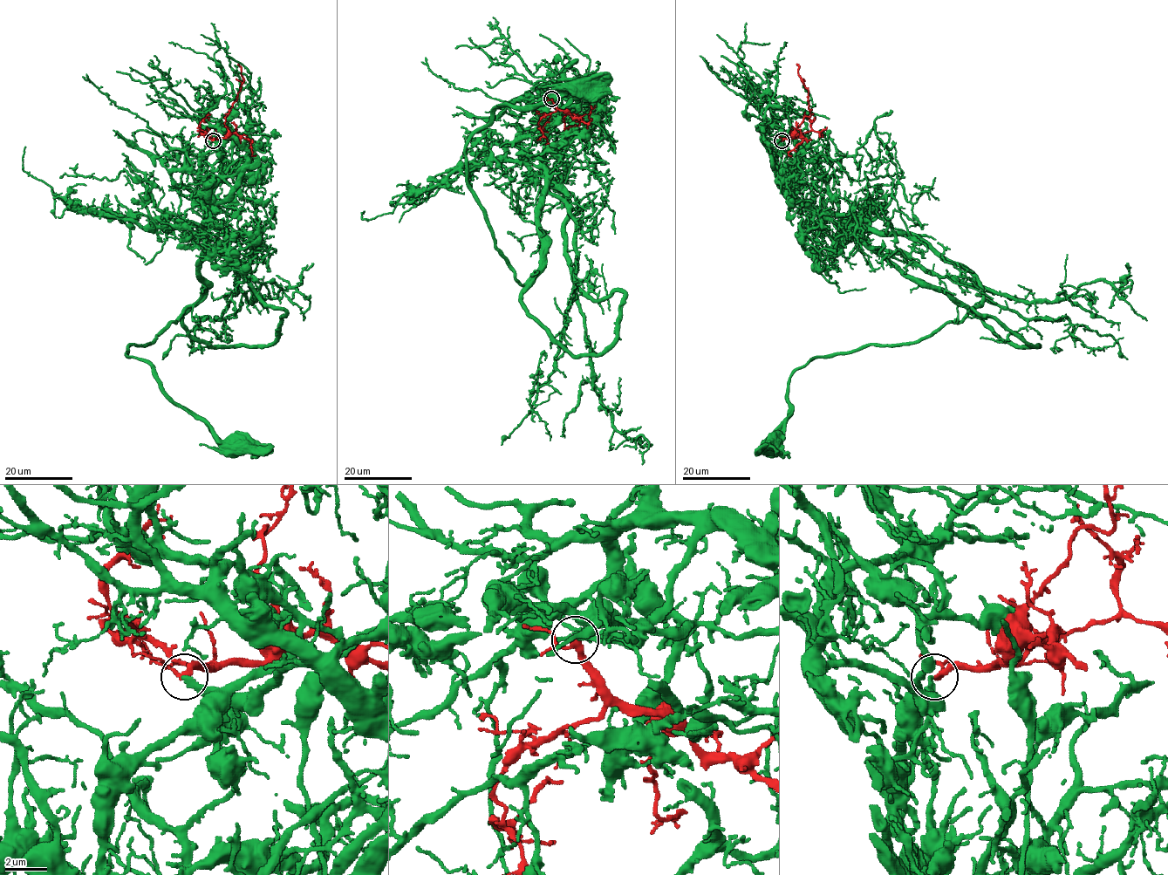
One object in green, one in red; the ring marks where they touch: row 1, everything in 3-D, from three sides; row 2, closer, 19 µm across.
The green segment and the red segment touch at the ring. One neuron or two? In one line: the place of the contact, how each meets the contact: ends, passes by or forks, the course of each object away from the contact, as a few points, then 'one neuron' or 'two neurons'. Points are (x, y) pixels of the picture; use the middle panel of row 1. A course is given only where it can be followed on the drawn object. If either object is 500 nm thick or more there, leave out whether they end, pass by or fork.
place (551, 99); green ends; red passes by; course green (551, 98), (538, 94), (549, 125), (541, 266), (522, 284), (467, 183), (466, 141), (498, 105), (587, 90); course red (551, 99), (566, 113), (563, 119), (566, 128), (578, 126), (582, 120), (577, 113); one neuron

